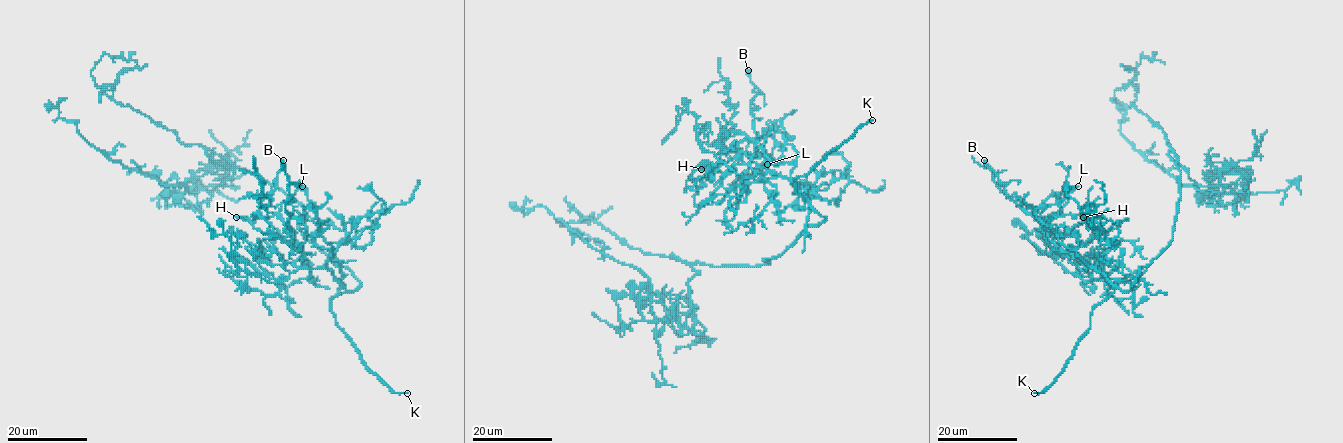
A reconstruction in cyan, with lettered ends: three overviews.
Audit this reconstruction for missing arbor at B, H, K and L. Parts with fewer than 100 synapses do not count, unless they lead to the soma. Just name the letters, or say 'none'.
K

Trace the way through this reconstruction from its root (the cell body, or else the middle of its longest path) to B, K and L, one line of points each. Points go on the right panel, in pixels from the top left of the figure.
B: (1180, 178), (1172, 241), (1140, 267), (1137, 280), (1123, 292), (1058, 246), (1055, 234), (1008, 197), (984, 160)
K: (1180, 178), (1172, 241), (1140, 267), (1129, 290), (1115, 288), (1094, 308), (1091, 327), (1064, 370), (1034, 393)
L: (1180, 178), (1172, 241), (1140, 267), (1137, 280), (1124, 292), (1063, 245), (1035, 213), (1059, 204), (1078, 186)

